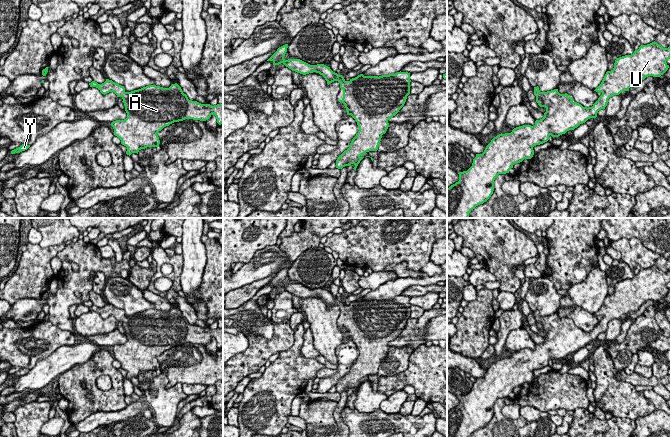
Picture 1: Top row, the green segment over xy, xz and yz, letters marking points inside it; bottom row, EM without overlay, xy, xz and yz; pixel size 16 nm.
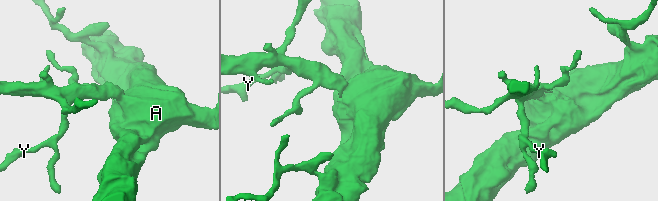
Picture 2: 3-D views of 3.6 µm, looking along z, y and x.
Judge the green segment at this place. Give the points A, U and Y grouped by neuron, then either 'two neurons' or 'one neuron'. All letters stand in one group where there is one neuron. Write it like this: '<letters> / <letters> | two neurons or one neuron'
A U Y | one neuron

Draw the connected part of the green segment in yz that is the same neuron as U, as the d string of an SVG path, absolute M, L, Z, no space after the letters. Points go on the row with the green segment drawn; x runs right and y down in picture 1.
M657 42L642 45L631 55L616 58L614 68L607 71L601 84L594 90L602 95L592 107L583 107L574 102L573 97L567 93L560 94L558 89L541 92L539 87L534 87L536 102L540 107L545 107L544 117L535 121L535 125L516 127L511 133L499 134L486 146L482 154L476 154L472 166L459 172L459 181L447 188L447 218L469 218L469 213L478 205L486 202L494 191L494 180L499 174L509 173L516 163L524 159L531 159L534 155L533 147L549 140L549 136L559 137L569 130L574 130L590 118L596 118L601 109L605 109L608 99L628 91L630 87L638 88L642 80L648 76L660 77L669 68L666 61L671 58L671 46L663 48Z

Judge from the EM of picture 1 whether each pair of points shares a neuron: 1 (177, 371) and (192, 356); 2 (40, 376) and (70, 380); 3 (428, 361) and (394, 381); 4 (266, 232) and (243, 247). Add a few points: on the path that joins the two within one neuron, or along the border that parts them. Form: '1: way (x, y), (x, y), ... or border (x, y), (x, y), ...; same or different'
1: way (181, 367), (188, 360); same
2: border (75, 364), (56, 378); different
3: way (420, 369), (413, 376), (402, 379); same
4: way (260, 235), (254, 241), (249, 242); same

